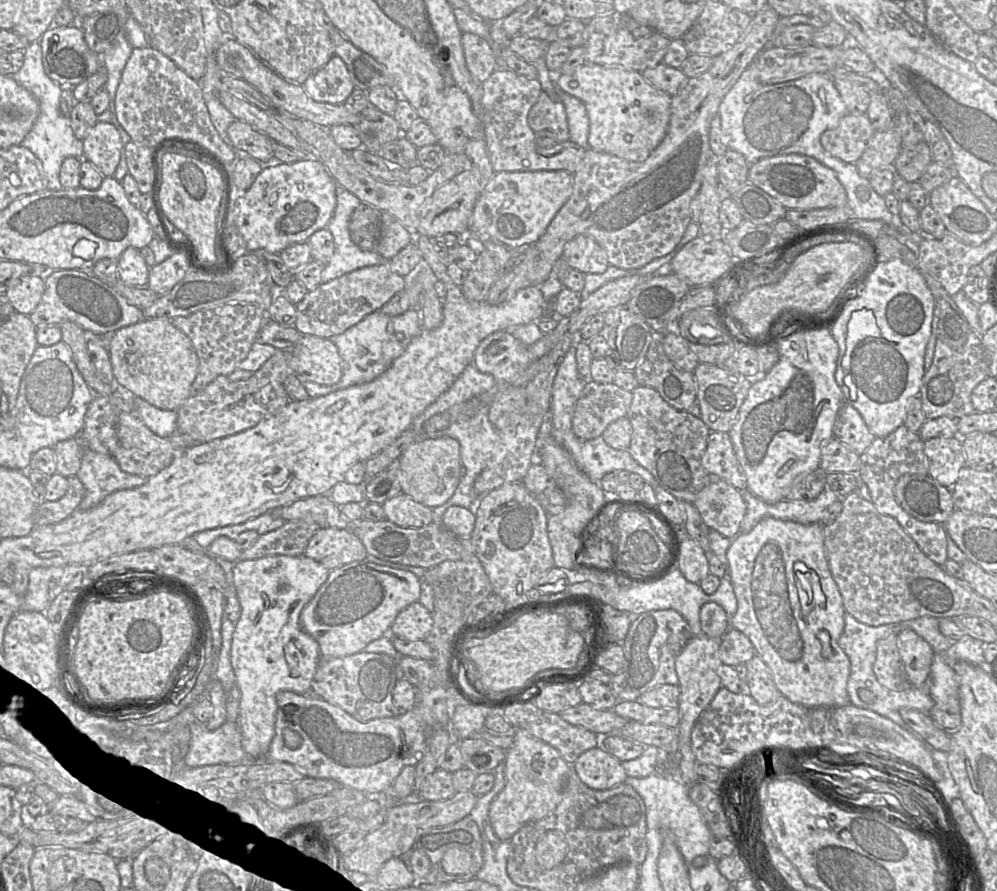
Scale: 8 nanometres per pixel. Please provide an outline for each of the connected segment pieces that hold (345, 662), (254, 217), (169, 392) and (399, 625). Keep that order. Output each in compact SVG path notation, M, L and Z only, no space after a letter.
M364 651L345 657L321 657L320 654L310 694L316 694L365 723L376 718L399 715L393 703L393 689L397 681L395 659L387 654Z
M298 160L293 163L280 163L276 166L264 166L253 184L236 198L238 217L236 226L244 239L249 252L263 249L279 254L288 246L305 242L316 231L325 228L336 207L337 182L326 167L316 160Z
M167 318L144 319L122 327L111 335L107 346L115 382L137 397L162 410L177 411L191 396L190 389L198 371L197 354L189 338Z
M416 601L399 612L391 626L391 635L410 641L425 640L433 622L432 613Z

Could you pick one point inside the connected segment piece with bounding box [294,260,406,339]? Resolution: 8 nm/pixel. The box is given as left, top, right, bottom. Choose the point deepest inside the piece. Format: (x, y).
(331, 308)

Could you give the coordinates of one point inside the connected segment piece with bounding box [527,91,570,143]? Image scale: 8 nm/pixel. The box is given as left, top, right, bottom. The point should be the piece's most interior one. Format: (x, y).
(545, 114)

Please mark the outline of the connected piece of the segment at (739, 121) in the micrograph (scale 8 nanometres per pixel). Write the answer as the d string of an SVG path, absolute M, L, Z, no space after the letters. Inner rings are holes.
M756 57L719 105L721 141L728 149L742 154L749 165L779 155L812 157L835 172L846 191L847 206L853 217L882 220L902 235L911 235L899 215L893 215L888 210L884 198L875 192L869 179L859 174L856 163L847 163L832 156L821 145L821 135L836 128L847 113L846 105L829 74L811 73L796 80L767 85L759 80Z

